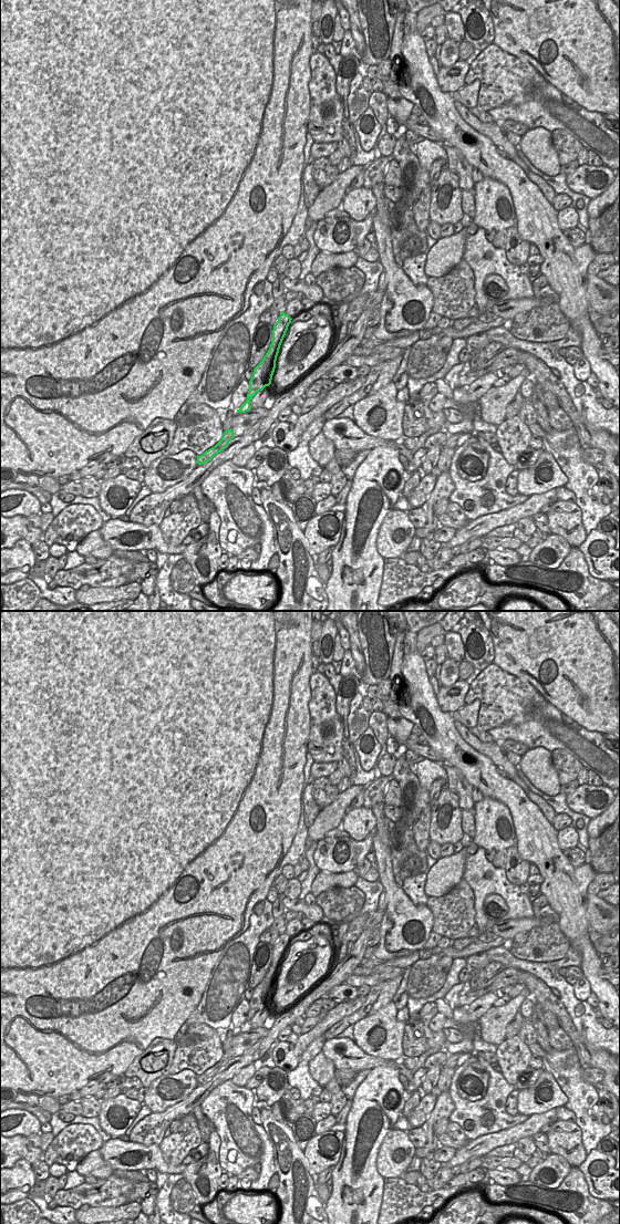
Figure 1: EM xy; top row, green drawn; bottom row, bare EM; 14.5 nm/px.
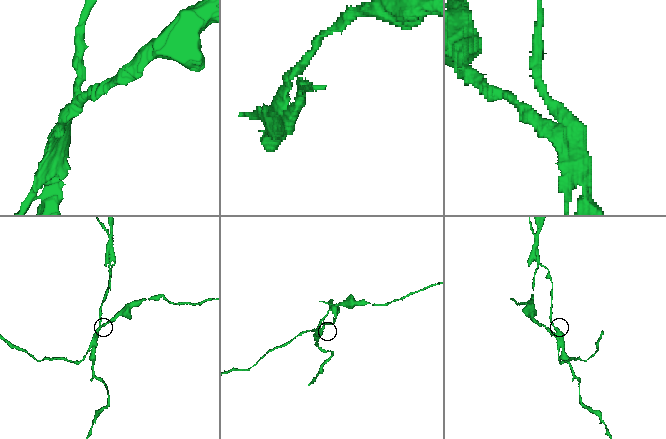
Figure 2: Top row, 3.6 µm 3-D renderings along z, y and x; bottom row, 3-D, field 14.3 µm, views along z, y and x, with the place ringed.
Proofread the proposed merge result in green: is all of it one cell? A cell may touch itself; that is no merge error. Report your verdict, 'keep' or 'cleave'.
cleave

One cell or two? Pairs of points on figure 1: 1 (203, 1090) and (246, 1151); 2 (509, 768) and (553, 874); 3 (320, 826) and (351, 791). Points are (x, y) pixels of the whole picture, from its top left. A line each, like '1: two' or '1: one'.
1: two
2: two
3: one

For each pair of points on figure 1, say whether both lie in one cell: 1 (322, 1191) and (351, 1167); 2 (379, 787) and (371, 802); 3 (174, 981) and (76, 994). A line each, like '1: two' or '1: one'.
1: two
2: one
3: one

